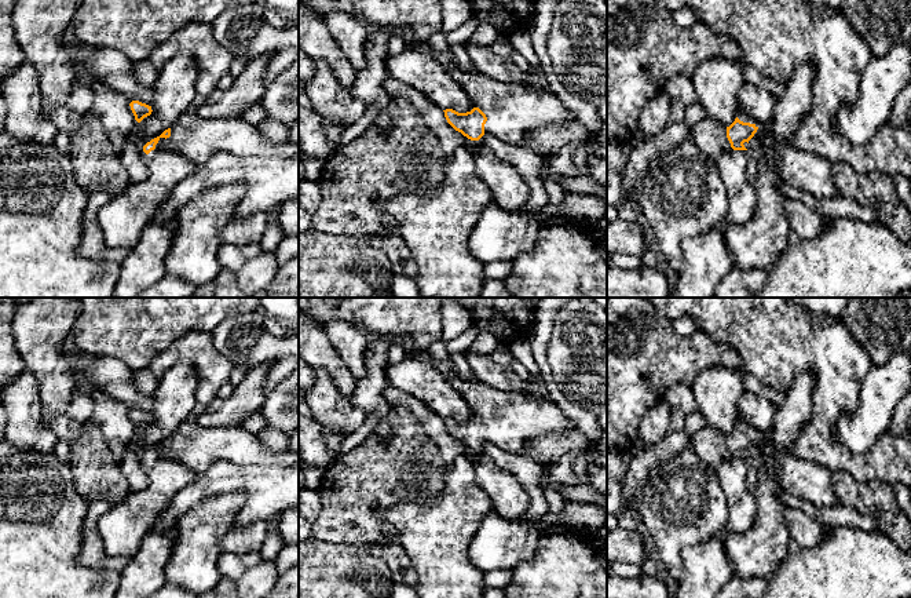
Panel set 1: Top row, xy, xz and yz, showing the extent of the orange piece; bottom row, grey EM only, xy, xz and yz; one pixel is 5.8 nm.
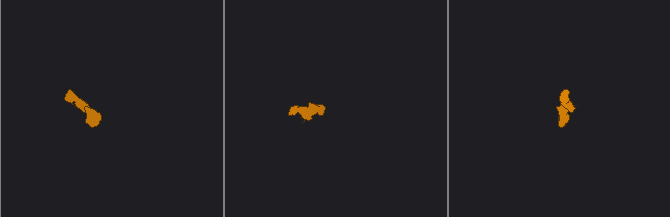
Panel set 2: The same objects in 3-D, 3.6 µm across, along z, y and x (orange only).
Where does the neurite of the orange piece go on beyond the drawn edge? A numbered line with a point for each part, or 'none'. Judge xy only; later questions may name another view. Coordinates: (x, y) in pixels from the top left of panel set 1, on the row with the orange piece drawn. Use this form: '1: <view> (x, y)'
1: xy (193, 137)

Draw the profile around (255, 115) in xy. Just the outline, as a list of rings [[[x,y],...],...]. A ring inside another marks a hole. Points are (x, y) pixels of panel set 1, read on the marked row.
[[[261,101],[253,103],[250,107],[248,107],[242,114],[241,118],[249,123],[250,125],[260,125],[266,118],[266,109],[261,103]]]

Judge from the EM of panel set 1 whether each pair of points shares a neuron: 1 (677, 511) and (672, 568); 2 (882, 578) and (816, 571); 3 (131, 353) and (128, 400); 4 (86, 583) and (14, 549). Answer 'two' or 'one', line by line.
1: one
2: one
3: two
4: one

